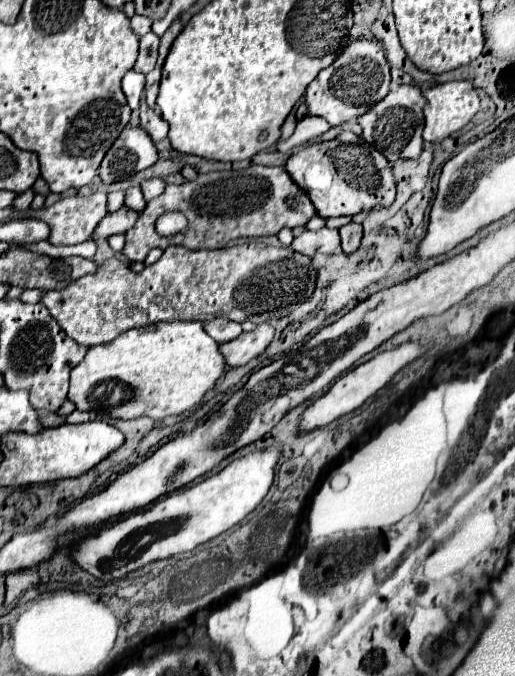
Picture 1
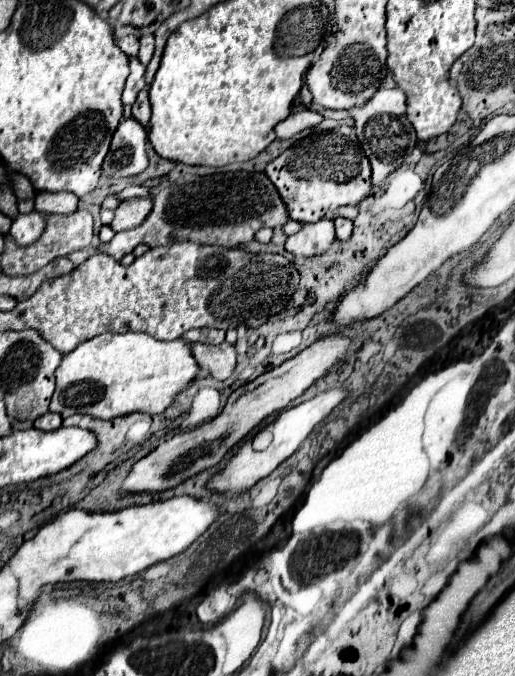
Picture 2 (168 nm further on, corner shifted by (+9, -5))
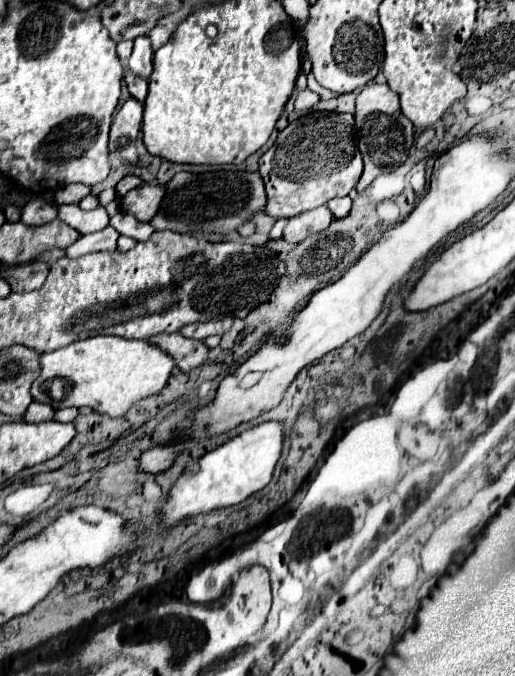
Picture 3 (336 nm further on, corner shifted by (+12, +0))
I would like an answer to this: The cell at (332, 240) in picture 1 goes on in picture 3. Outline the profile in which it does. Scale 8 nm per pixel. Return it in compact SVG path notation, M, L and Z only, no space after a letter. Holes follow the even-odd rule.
M324 205L324 207L316 207L312 211L306 211L298 217L292 217L284 229L284 235L282 239L286 243L302 243L302 239L310 237L310 235L316 235L316 233L322 233L328 229L332 221L332 213L330 209Z

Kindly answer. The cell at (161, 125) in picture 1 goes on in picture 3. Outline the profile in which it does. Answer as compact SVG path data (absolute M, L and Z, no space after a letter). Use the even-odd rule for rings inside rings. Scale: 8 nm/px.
M126 73L126 85L128 85L128 91L130 95L138 101L138 103L144 103L146 95L148 95L148 81L140 79L140 77L134 77L132 73Z

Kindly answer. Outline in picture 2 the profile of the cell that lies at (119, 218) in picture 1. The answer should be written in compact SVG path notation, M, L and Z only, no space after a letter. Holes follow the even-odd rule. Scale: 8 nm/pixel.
M133 198L133 200L125 200L117 206L115 210L115 218L111 222L111 228L115 232L121 230L131 230L137 228L139 224L143 224L143 220L149 216L149 212L153 210L153 198Z

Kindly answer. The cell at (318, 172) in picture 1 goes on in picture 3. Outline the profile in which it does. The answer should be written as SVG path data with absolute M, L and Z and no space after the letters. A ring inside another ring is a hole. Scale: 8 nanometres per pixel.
M308 113L284 131L260 157L260 175L266 183L266 213L272 217L296 217L336 197L346 197L362 175L362 155L354 139L354 117L348 113ZM306 175L322 175L320 179Z

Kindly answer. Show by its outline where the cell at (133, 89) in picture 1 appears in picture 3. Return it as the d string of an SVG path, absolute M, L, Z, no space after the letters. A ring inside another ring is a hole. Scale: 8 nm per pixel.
M138 37L134 41L134 51L128 57L126 69L132 75L140 75L142 79L150 77L150 73L152 73L152 47L150 47L148 37Z

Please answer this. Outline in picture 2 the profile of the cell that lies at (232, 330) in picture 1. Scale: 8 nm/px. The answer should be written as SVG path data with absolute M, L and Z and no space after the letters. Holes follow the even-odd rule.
M203 328L203 330L191 330L183 336L187 342L203 342L203 344L221 344L225 340L225 330L215 328Z

